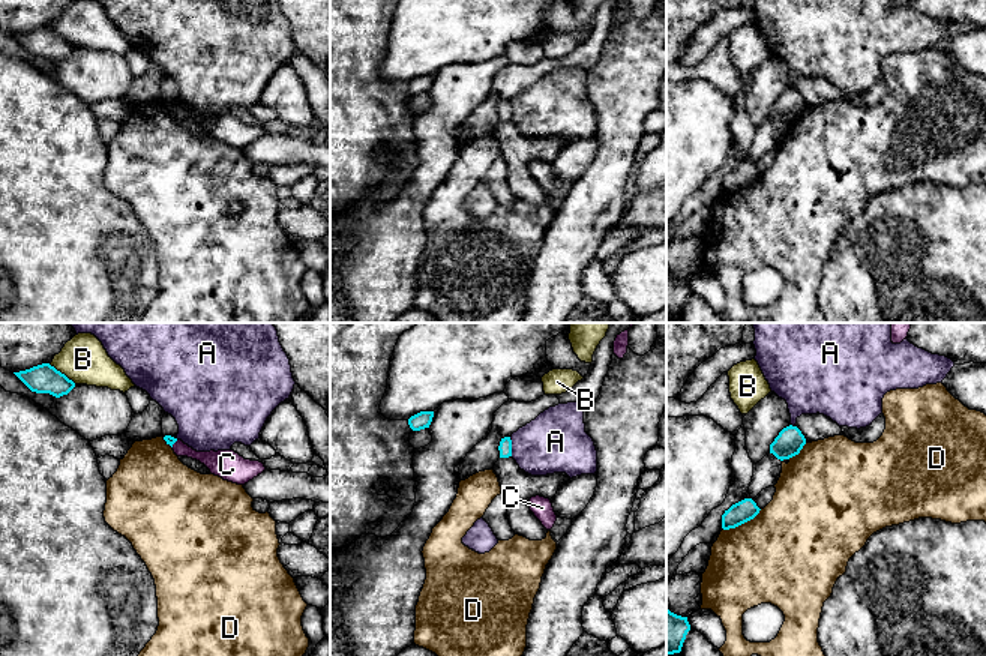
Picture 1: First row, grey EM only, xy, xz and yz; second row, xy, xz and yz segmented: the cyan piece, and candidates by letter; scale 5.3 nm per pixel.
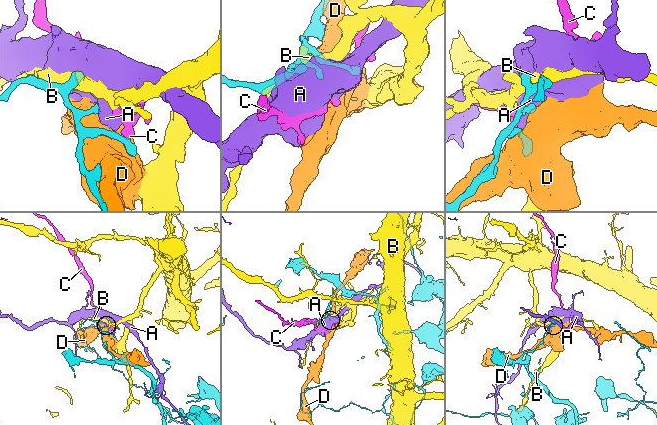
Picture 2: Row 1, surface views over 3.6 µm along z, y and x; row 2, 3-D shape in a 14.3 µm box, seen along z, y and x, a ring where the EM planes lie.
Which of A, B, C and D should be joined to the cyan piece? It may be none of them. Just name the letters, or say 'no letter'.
no letter

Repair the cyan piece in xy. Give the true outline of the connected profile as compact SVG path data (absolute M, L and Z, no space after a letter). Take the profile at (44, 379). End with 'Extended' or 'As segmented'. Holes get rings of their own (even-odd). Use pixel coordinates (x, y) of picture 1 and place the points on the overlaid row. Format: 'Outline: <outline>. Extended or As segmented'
Outline: M50 363L14 372L32 392L50 393L56 398L68 395L75 383Z. As segmented

